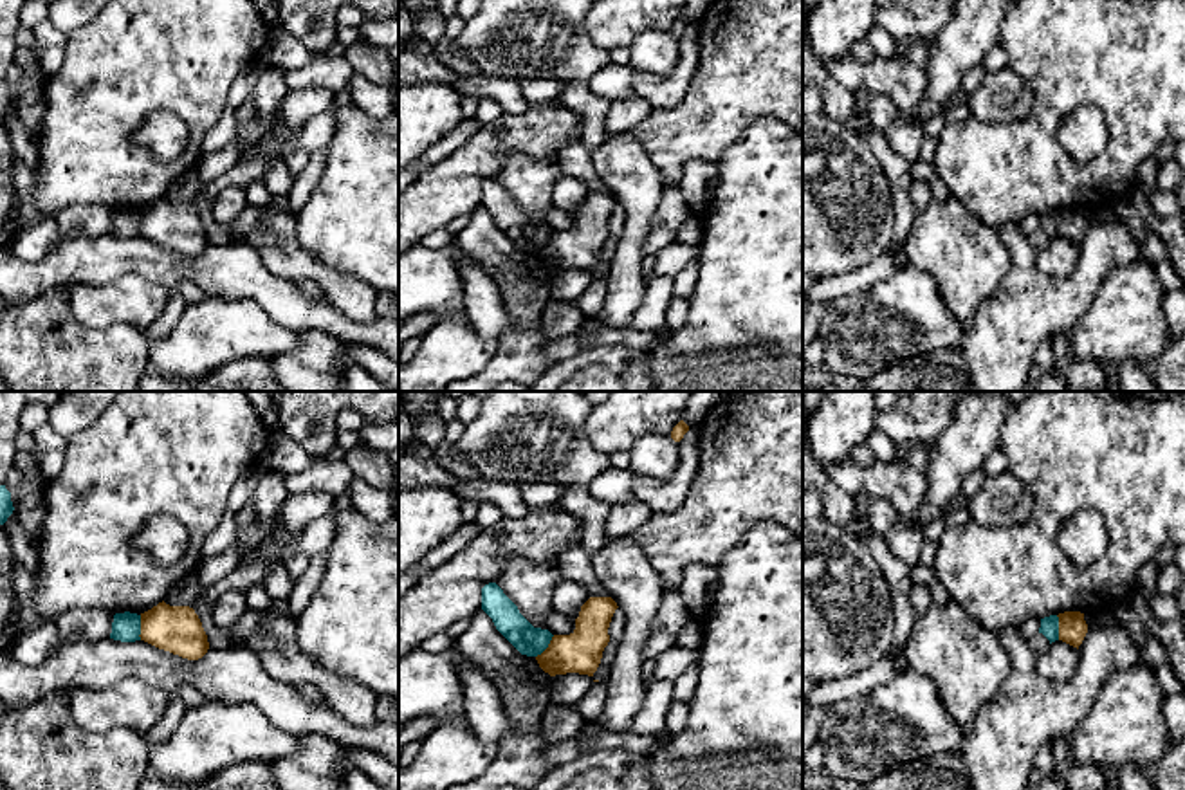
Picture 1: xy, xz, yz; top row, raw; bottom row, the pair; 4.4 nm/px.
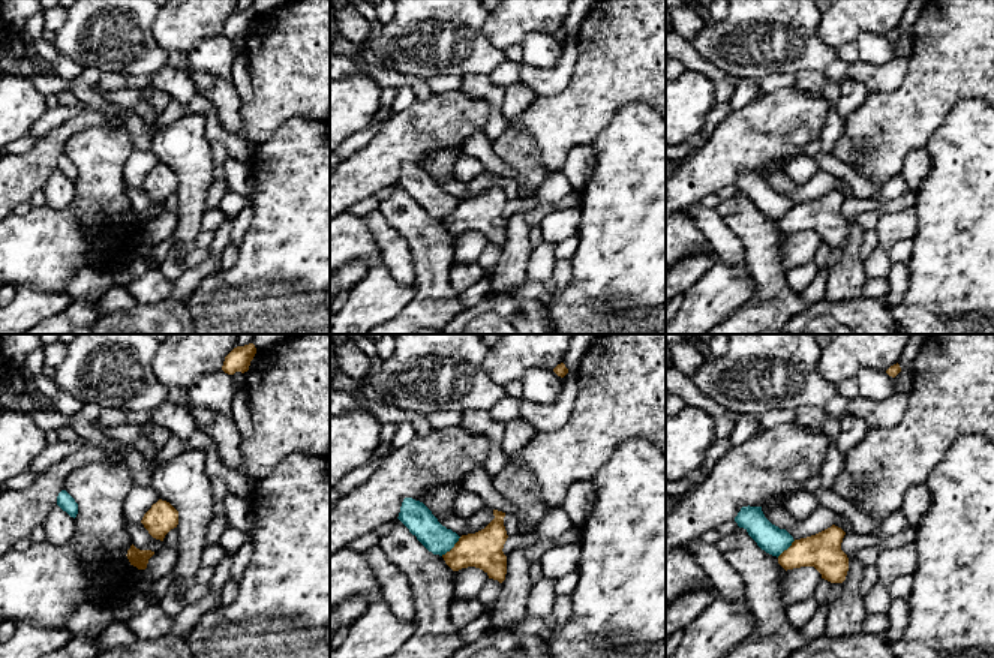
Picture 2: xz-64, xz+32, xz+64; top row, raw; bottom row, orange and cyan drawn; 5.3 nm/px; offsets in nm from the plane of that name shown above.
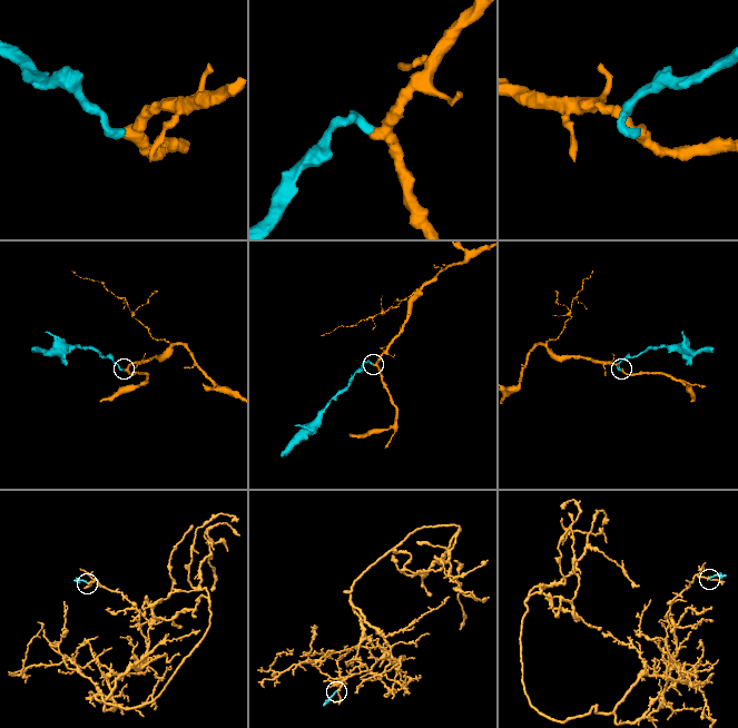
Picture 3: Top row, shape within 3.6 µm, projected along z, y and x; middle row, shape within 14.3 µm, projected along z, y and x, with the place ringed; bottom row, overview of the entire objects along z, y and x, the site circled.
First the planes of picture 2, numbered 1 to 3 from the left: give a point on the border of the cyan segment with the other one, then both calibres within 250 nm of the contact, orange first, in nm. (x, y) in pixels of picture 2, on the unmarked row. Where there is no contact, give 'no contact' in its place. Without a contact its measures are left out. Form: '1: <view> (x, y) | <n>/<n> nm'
1: no contact
2: xz+32 (453, 212) | 200/160 nm
3: xz+64 (787, 213) | 190/150 nm

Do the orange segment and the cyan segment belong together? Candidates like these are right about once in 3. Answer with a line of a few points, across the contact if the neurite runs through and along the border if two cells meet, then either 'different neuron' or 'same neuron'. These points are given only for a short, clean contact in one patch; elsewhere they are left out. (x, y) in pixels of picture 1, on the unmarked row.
xy (141, 211), (139, 235) | different neuron

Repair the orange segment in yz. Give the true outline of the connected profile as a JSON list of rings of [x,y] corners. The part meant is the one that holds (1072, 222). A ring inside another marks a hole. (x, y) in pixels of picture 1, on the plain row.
[[[1064,207],[1064,209],[1059,209],[1057,213],[1059,213],[1059,236],[1079,245],[1079,242],[1082,240],[1088,229],[1084,209]]]

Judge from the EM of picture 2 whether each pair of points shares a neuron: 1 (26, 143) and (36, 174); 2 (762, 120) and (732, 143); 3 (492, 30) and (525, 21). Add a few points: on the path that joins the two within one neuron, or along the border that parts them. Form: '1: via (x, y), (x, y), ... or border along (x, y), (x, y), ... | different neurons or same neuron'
1: border along (36, 138), (26, 152), (15, 155) | different neurons
2: via (754, 125), (750, 125), (739, 135) | same neuron
3: via (499, 29), (511, 21), (517, 21) | same neuron

